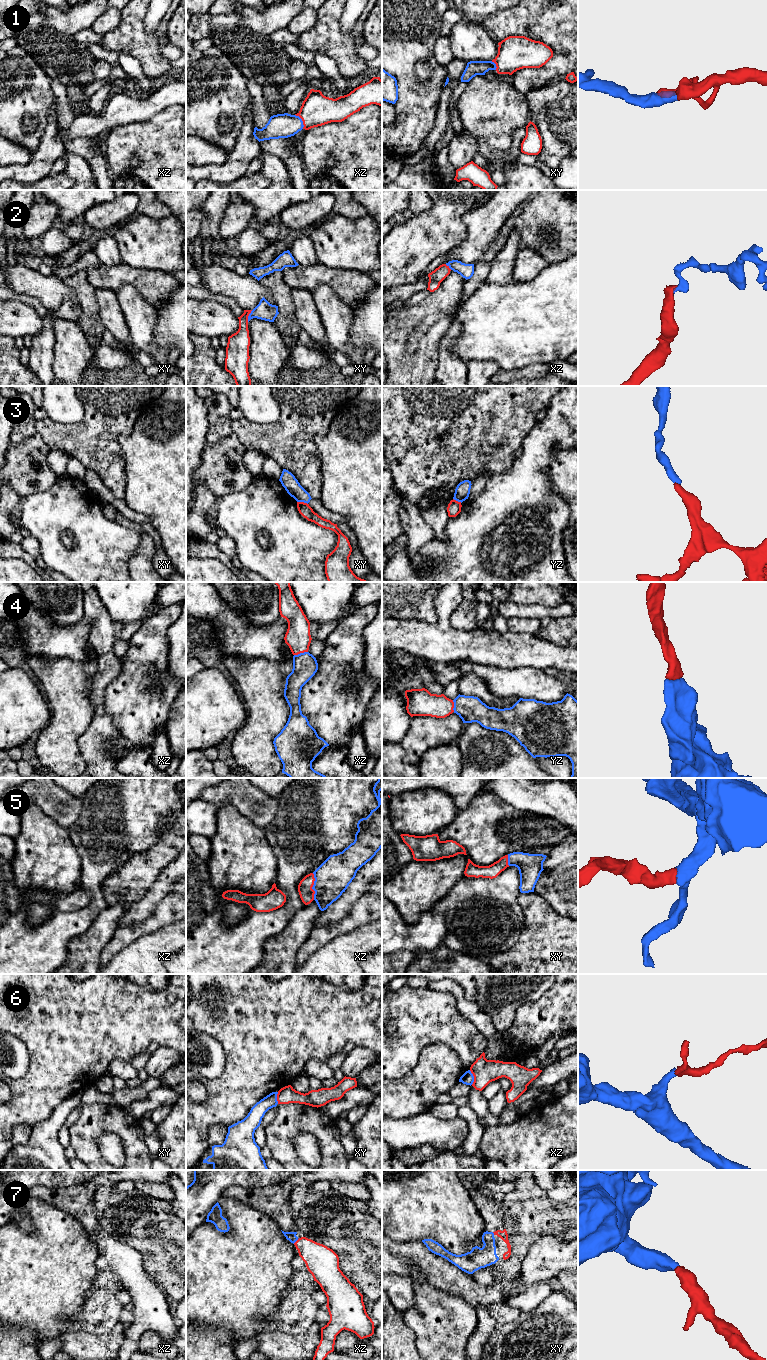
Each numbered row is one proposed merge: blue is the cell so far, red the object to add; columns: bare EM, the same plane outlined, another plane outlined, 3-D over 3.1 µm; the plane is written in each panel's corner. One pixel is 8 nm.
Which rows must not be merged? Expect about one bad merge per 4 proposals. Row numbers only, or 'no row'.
2, 3, 6

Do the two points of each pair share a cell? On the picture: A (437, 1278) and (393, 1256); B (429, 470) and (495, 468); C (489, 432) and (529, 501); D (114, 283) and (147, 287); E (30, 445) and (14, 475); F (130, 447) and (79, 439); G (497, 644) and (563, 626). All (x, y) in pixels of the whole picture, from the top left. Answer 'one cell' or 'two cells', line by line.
A: one cell
B: one cell
C: two cells
D: one cell
E: one cell
F: two cells
G: two cells

